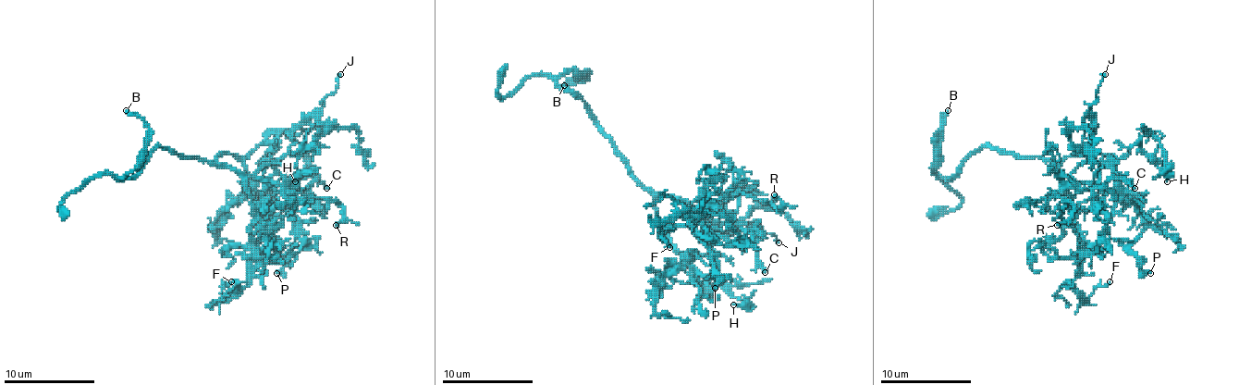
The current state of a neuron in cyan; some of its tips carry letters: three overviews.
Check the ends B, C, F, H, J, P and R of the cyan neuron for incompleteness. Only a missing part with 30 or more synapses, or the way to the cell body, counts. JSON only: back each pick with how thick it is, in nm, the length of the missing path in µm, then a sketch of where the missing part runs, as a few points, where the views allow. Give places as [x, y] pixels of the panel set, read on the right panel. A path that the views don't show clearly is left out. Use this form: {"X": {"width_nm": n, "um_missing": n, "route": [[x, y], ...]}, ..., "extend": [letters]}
{"B": {"width_nm": 240, "um_missing": 15, "route": [[948, 110], [965, 115], [993, 138]]}, "extend": ["B"]}

